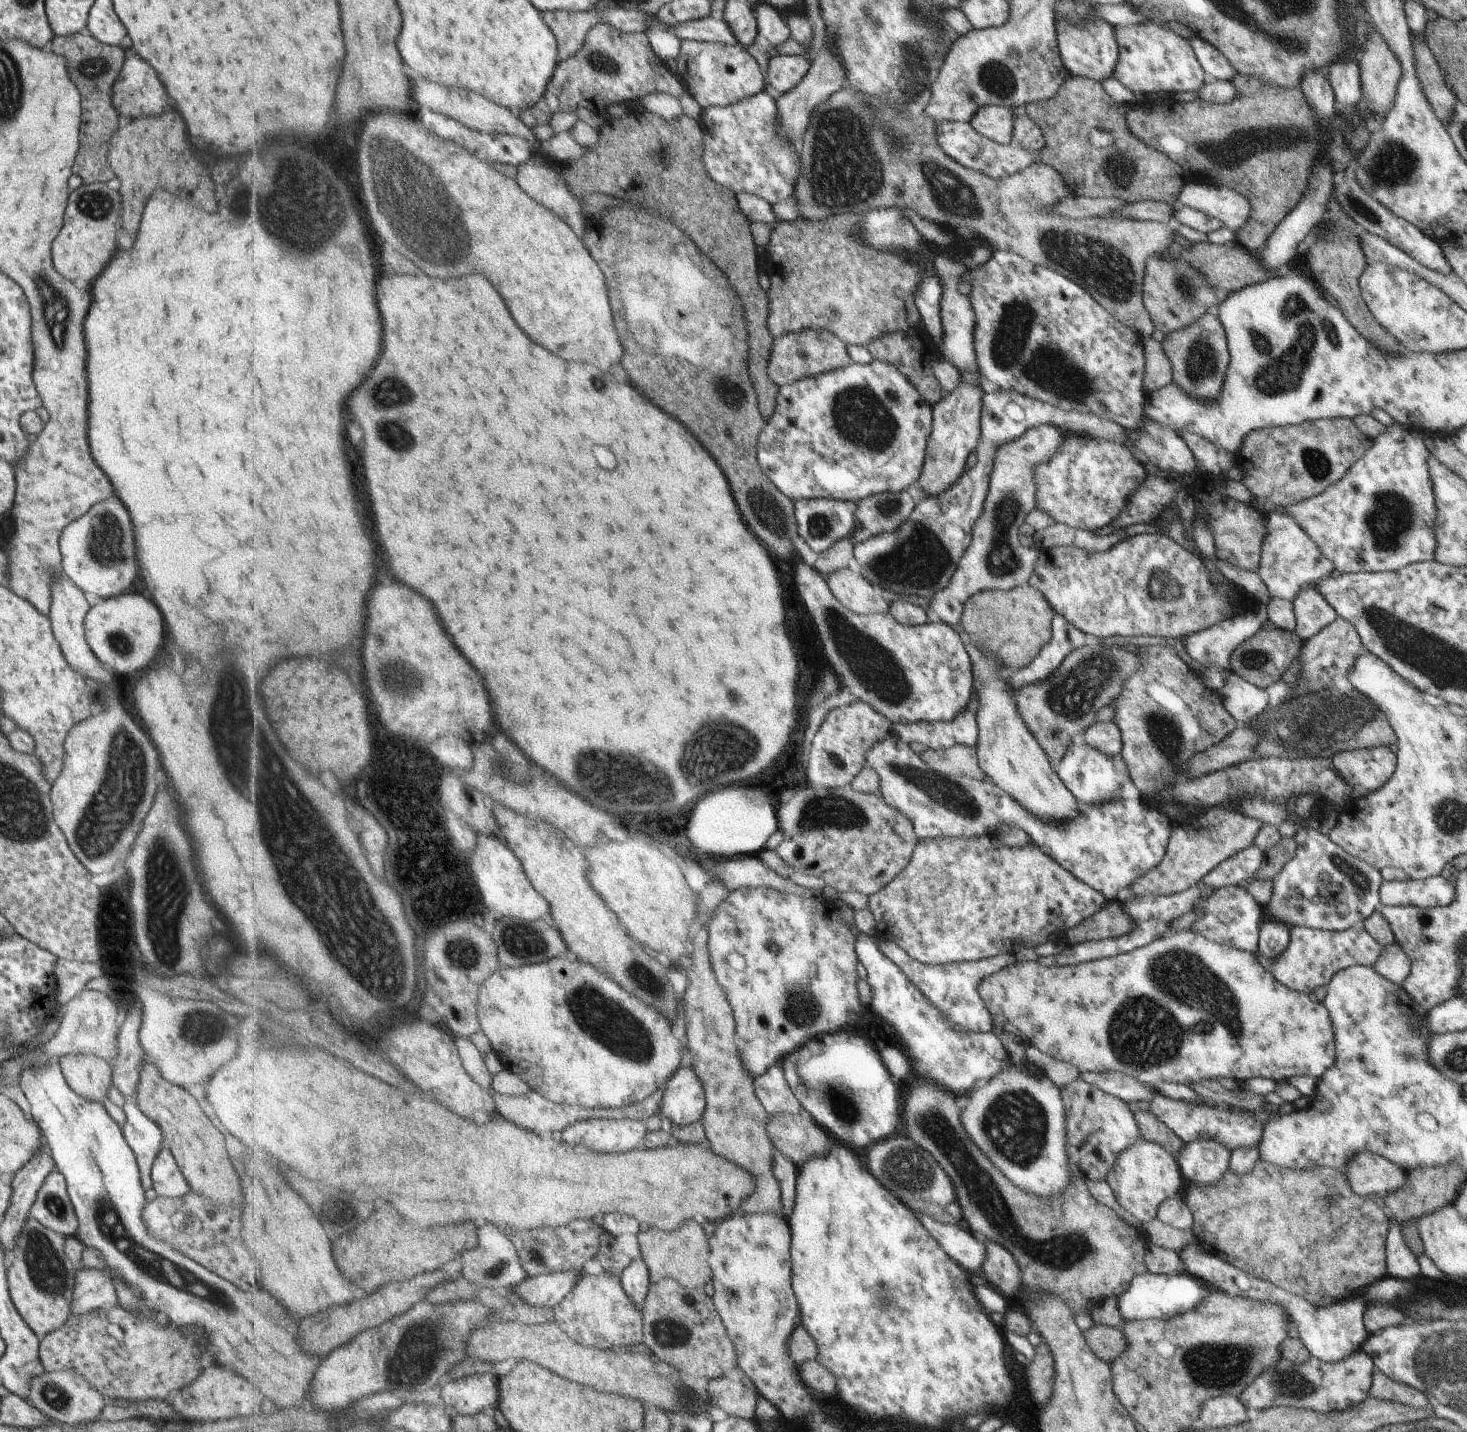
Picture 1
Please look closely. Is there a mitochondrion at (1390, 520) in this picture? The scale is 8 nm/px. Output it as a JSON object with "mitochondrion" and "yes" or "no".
{"mitochondrion":"yes"}

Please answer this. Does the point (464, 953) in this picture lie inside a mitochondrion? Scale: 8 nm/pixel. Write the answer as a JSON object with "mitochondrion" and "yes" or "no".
{"mitochondrion":"yes"}

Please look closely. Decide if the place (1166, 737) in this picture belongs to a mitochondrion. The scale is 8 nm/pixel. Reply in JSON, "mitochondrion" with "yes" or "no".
{"mitochondrion":"yes"}

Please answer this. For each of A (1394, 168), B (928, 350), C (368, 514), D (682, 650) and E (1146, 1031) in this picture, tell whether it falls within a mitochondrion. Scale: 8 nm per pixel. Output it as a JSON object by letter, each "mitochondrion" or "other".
{"A":"mitochondrion","B":"other","C":"other","D":"other","E":"mitochondrion"}

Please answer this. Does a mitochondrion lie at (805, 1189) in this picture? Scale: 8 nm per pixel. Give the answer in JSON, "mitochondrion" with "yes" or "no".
{"mitochondrion":"no"}

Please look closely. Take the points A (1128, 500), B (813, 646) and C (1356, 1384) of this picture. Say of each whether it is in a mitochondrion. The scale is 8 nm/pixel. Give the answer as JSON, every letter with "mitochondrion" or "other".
{"A":"other","B":"mitochondrion","C":"other"}

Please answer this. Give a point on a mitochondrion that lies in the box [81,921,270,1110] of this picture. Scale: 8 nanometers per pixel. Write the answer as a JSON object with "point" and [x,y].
{"point":[181,1023]}

